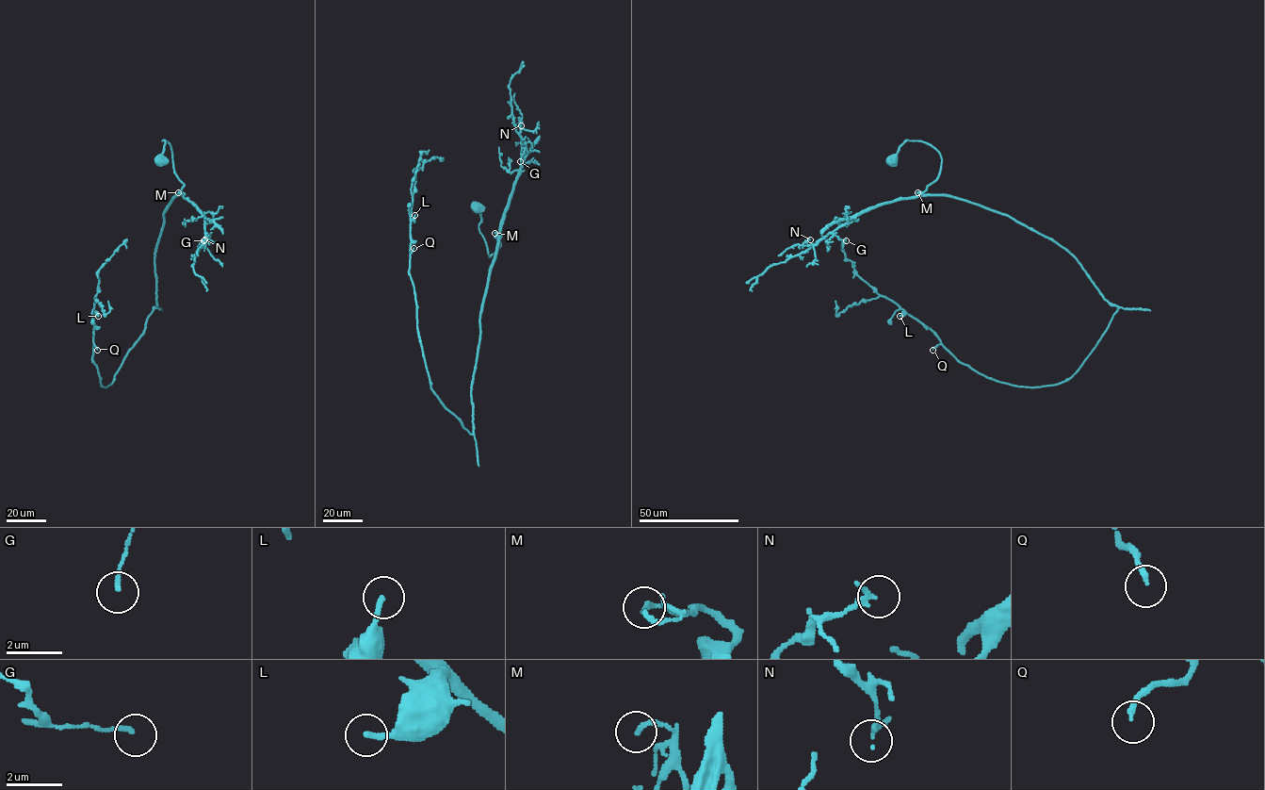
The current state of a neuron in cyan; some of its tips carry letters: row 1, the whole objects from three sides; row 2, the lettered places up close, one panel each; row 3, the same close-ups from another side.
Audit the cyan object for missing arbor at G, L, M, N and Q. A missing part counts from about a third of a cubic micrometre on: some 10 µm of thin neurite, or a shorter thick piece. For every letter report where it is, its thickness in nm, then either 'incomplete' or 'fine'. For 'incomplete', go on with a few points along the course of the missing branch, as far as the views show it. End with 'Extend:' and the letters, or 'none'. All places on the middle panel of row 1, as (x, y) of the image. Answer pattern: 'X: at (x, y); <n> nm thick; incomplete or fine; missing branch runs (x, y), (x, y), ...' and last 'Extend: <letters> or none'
G: at (520, 161); 140 nm thick; fine
L: at (414, 215); 190 nm thick; fine
M: at (494, 233); 160 nm thick; fine
N: at (521, 125); 180 nm thick; fine
Q: at (413, 248); 180 nm thick; incomplete
Extend: Q

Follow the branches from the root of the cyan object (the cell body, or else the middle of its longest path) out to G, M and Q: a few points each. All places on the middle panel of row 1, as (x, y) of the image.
G: (478, 208), (478, 231), (489, 256), (500, 244), (497, 239), (502, 217), (520, 169), (523, 147), (520, 161)
M: (478, 208), (481, 219), (478, 231), (489, 256), (500, 244), (497, 233), (494, 233)
Q: (478, 208), (489, 256), (501, 237), (479, 316), (472, 434), (430, 387), (409, 272), (413, 248)

